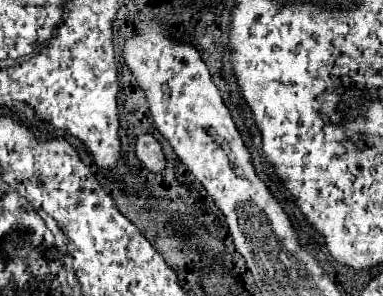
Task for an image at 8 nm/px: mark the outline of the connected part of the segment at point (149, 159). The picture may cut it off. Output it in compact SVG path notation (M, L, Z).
M140 135L136 141L136 157L140 159L140 163L148 169L148 171L162 171L166 167L166 159L162 153L160 143L152 137L152 135Z

